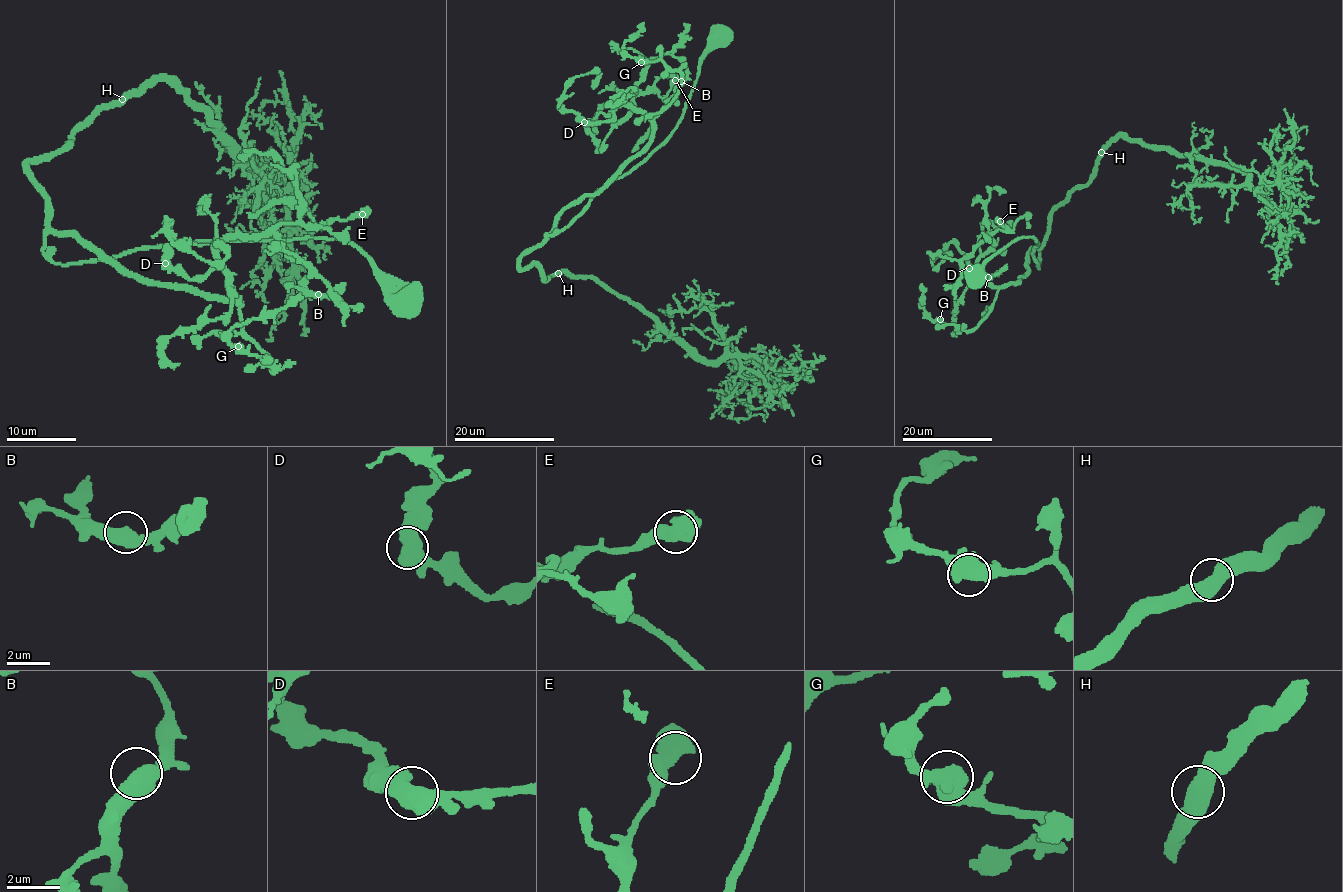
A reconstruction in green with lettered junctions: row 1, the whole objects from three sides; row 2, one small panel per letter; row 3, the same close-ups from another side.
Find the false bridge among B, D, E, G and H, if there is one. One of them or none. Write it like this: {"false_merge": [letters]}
{"false_merge": []}

